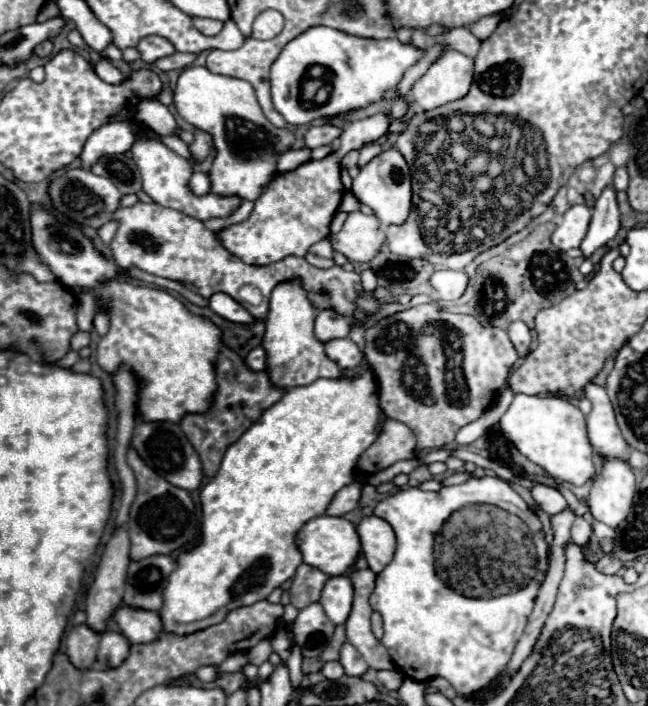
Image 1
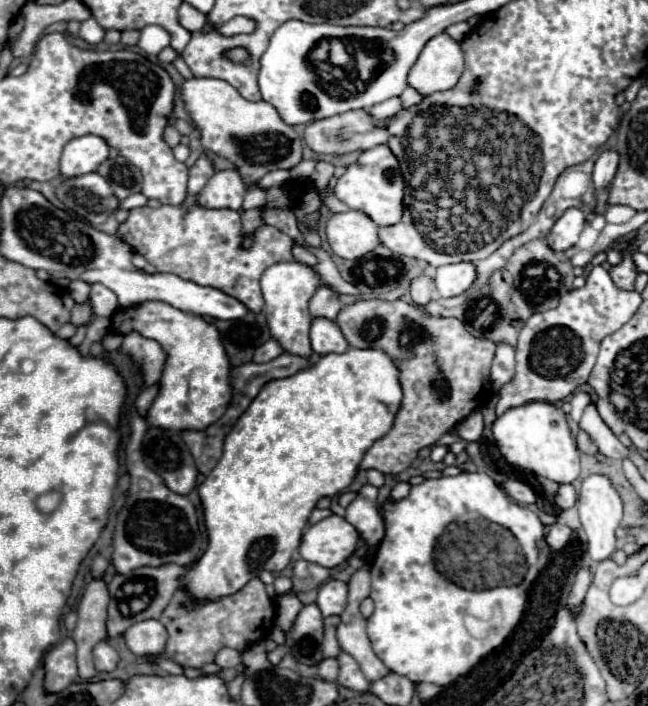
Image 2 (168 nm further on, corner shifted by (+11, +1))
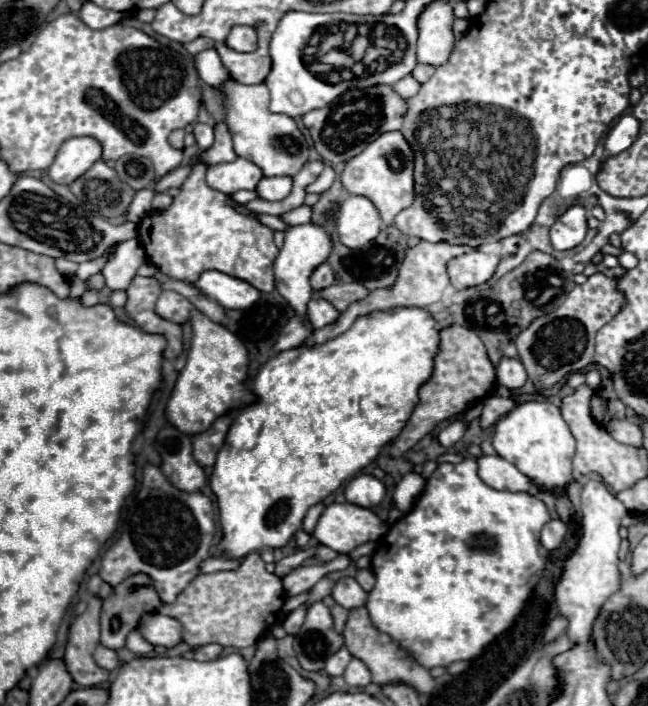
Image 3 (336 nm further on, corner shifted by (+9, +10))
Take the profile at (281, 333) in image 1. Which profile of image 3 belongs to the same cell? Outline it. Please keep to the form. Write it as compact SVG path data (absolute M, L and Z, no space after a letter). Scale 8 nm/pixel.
M315 223L309 225L297 225L297 227L289 227L285 231L285 245L281 247L277 259L273 261L273 273L275 273L275 289L279 291L279 295L291 305L291 309L301 317L303 325L309 327L309 317L307 317L307 303L313 297L313 289L309 285L309 277L311 273L327 261L329 253L331 253L331 237L323 227L317 227Z

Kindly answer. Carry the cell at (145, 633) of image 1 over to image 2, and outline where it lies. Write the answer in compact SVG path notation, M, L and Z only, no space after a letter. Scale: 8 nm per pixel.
M145 620L137 622L123 634L129 650L139 656L153 656L165 648L167 630L159 620Z

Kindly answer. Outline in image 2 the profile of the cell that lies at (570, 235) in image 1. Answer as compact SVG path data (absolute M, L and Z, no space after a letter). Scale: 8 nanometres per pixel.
M569 208L551 228L547 234L549 248L555 252L565 252L567 248L575 246L579 240L579 234L585 226L585 214L577 208Z

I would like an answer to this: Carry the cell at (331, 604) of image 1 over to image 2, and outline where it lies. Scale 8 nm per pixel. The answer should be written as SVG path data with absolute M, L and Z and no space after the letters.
M327 580L319 588L319 598L317 606L323 616L331 614L341 614L347 606L347 582L341 580Z

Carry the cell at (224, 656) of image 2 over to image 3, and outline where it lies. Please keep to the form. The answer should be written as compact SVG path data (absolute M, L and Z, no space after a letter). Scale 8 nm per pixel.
M211 643L211 645L205 645L205 647L197 649L197 651L195 651L195 659L197 659L197 661L213 661L213 659L217 659L221 653L223 653L223 645Z

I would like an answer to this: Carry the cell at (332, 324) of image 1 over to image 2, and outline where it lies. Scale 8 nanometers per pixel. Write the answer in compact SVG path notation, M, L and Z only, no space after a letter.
M319 286L313 298L309 300L309 312L311 316L323 316L329 320L335 320L337 312L341 310L341 302L337 292L333 292L329 286Z

